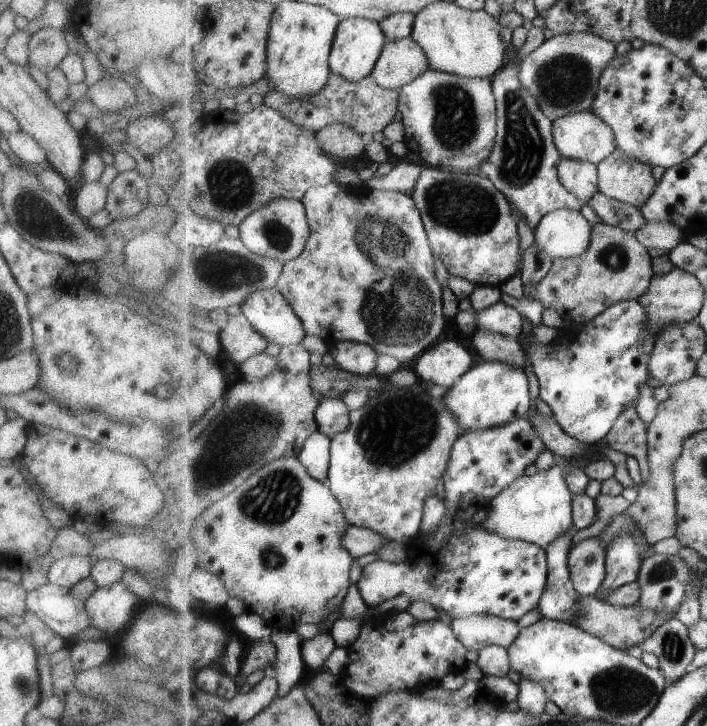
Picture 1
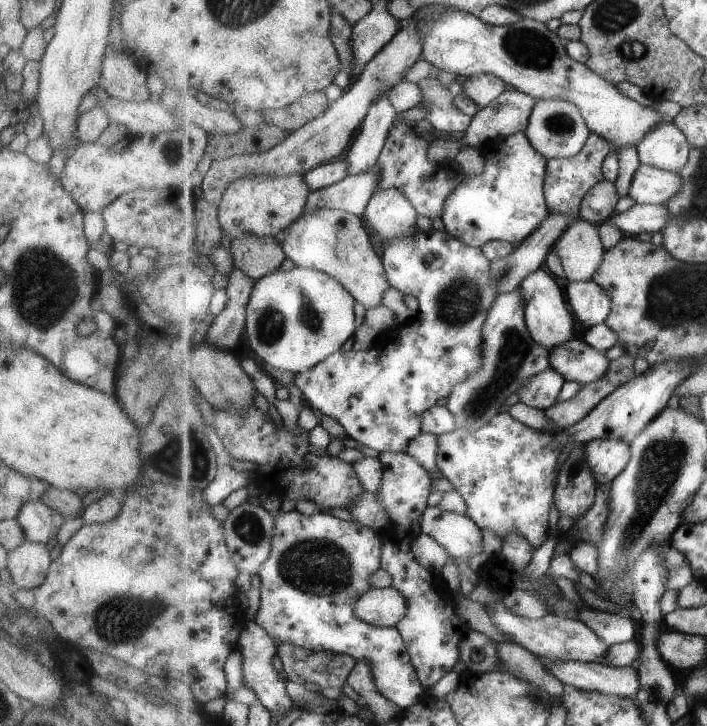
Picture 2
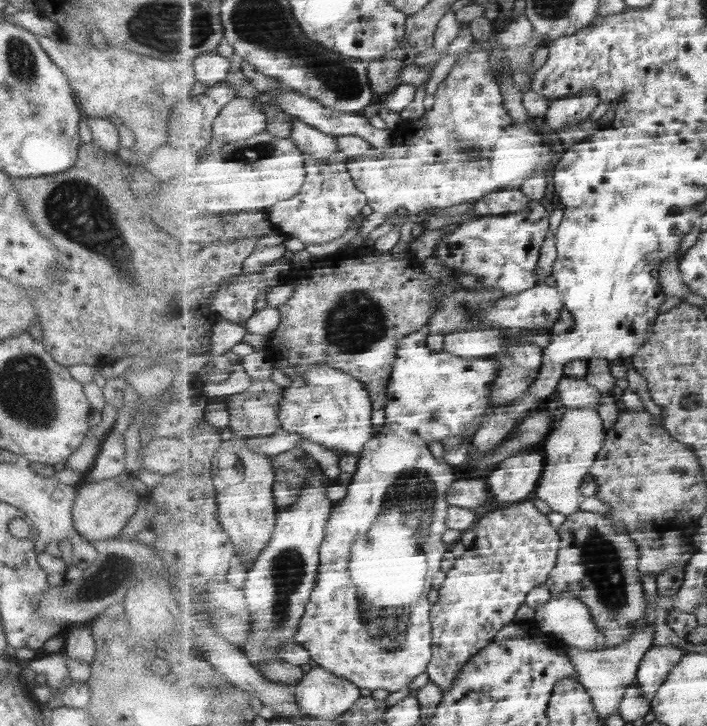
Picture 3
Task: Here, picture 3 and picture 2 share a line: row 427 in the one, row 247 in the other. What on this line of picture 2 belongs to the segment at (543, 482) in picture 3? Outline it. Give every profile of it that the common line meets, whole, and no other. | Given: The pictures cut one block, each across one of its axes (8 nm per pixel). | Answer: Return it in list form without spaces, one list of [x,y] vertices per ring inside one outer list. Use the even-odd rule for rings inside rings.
[[[581,218],[572,221],[553,250],[560,257],[569,282],[591,281],[606,254],[600,227]]]

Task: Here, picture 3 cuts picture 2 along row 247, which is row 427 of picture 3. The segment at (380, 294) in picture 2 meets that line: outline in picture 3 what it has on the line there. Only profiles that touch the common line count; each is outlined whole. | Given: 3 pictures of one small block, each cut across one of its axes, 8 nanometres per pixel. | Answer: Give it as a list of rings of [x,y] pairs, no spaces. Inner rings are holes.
[[[318,365],[284,388],[279,416],[283,429],[322,444],[339,458],[345,455],[361,458],[365,445],[379,430],[371,422],[373,410],[372,398],[363,382],[335,367]]]

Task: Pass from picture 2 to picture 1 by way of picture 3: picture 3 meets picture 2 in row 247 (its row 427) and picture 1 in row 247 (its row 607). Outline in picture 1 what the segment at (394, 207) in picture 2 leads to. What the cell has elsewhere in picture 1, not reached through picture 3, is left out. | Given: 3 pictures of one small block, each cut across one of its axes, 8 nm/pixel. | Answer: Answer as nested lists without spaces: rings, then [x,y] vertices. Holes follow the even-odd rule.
[[[342,180],[313,187],[304,196],[312,235],[301,256],[284,263],[277,288],[305,324],[305,332],[321,338],[330,348],[341,340],[369,344],[393,356],[401,367],[411,367],[420,355],[443,338],[447,316],[443,310],[443,284],[437,278],[432,244],[424,220],[411,194],[354,188]]]

